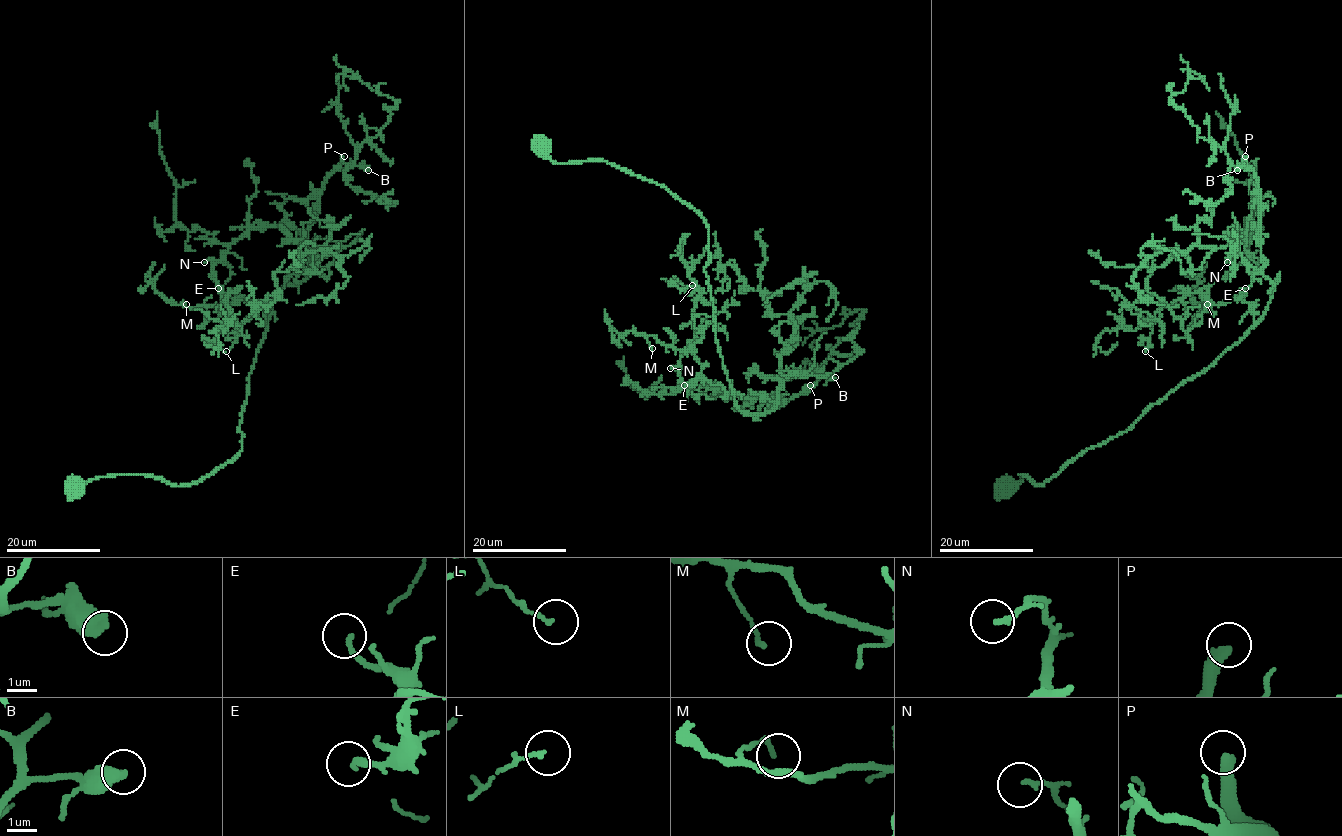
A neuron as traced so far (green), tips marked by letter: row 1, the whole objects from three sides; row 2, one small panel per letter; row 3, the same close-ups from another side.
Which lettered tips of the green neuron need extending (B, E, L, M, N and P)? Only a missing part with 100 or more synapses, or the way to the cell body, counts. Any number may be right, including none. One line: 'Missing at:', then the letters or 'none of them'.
Missing at: P

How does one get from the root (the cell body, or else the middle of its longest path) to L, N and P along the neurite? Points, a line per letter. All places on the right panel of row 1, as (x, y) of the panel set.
L: (1006, 487), (1020, 475), (1041, 485), (1244, 336), (1274, 285), (1257, 226), (1244, 262), (1155, 313), (1145, 351)
N: (1006, 487), (1020, 475), (1041, 485), (1244, 336), (1274, 285), (1257, 226), (1245, 232), (1246, 259), (1227, 262)
P: (1006, 487), (1020, 475), (1041, 485), (1125, 432), (1262, 316), (1274, 285), (1262, 273), (1259, 181), (1245, 156)

